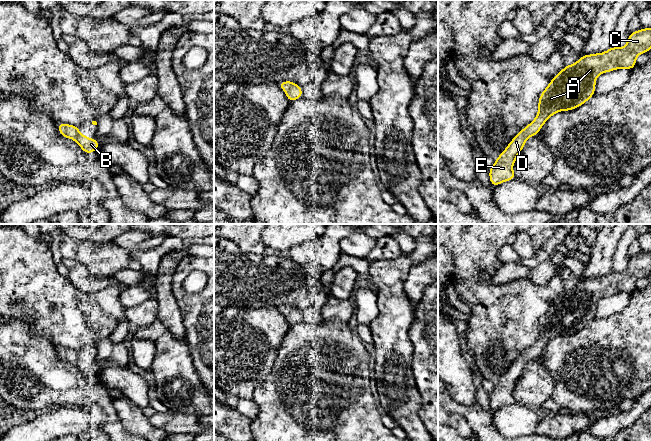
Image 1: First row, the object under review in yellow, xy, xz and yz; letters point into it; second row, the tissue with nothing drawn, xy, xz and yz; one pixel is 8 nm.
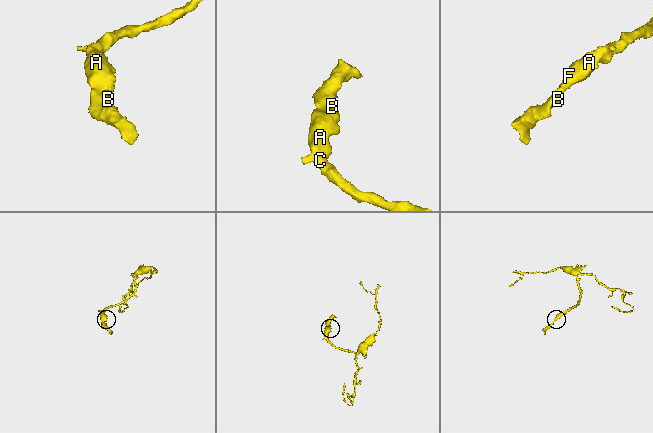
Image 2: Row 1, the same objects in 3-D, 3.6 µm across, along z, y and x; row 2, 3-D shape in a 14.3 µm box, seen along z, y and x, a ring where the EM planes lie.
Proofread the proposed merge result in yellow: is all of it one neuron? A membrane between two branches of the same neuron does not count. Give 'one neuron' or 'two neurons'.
one neuron

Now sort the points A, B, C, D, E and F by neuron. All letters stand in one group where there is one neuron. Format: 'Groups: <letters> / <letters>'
Groups: A B C D E F

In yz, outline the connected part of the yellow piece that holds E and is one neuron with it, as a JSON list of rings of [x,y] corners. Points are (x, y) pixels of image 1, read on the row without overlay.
[[[651,252],[629,258],[622,272],[612,270],[603,277],[583,279],[572,289],[565,289],[540,318],[536,342],[511,364],[489,393],[491,409],[514,404],[513,388],[530,360],[538,359],[541,351],[560,335],[580,331],[595,318],[596,302],[606,296],[621,292],[632,294],[636,281],[651,273]]]

